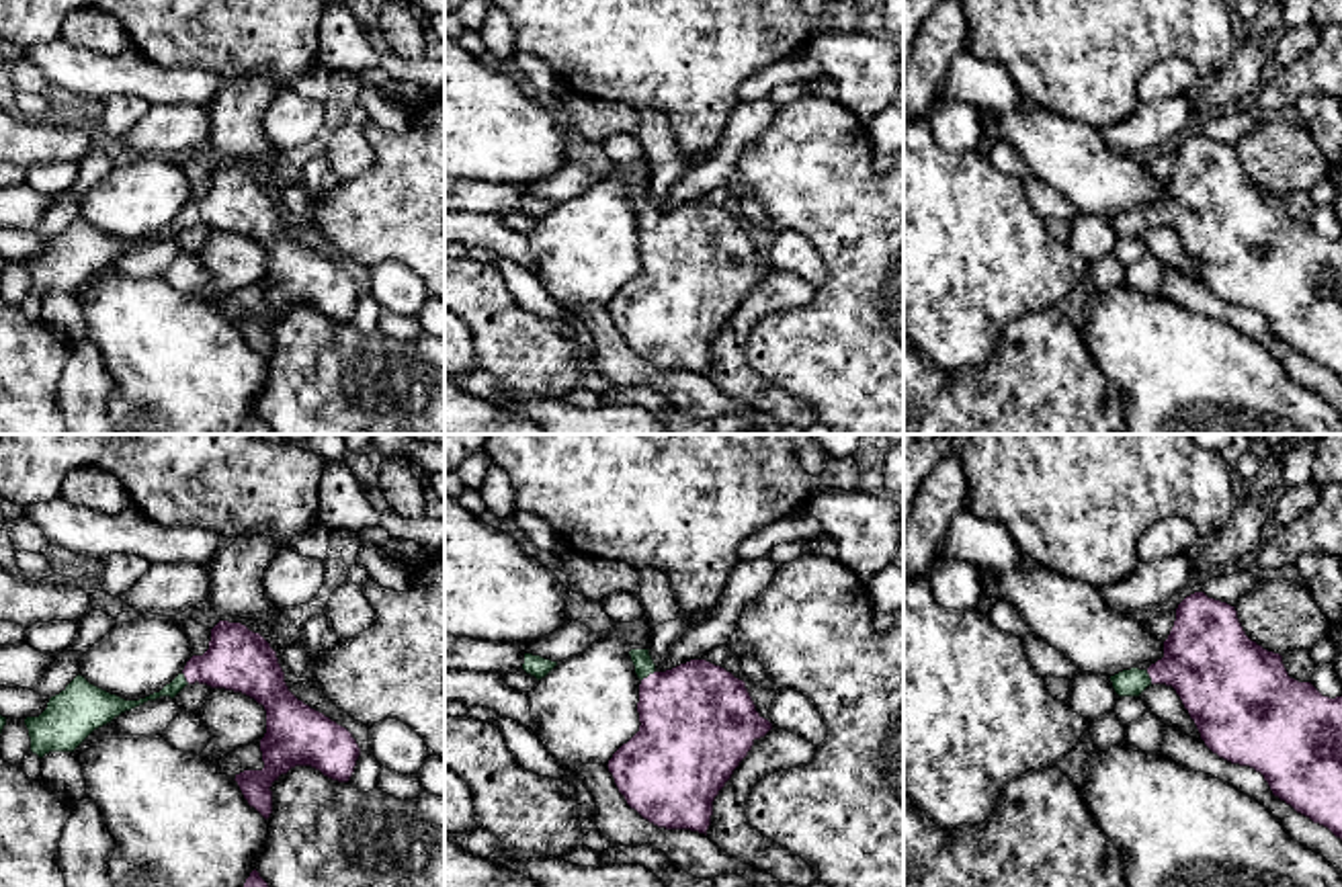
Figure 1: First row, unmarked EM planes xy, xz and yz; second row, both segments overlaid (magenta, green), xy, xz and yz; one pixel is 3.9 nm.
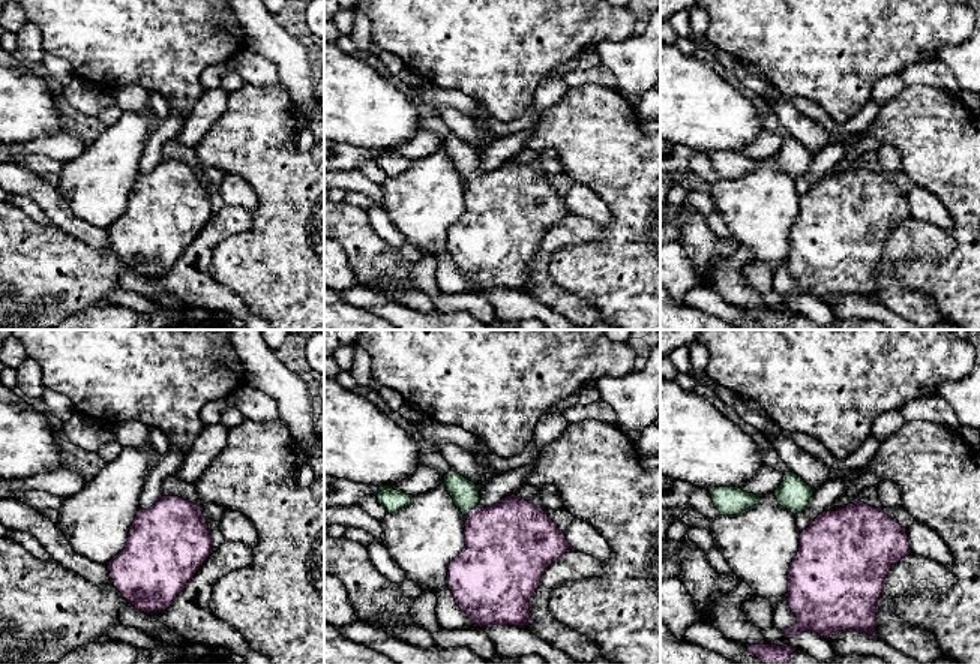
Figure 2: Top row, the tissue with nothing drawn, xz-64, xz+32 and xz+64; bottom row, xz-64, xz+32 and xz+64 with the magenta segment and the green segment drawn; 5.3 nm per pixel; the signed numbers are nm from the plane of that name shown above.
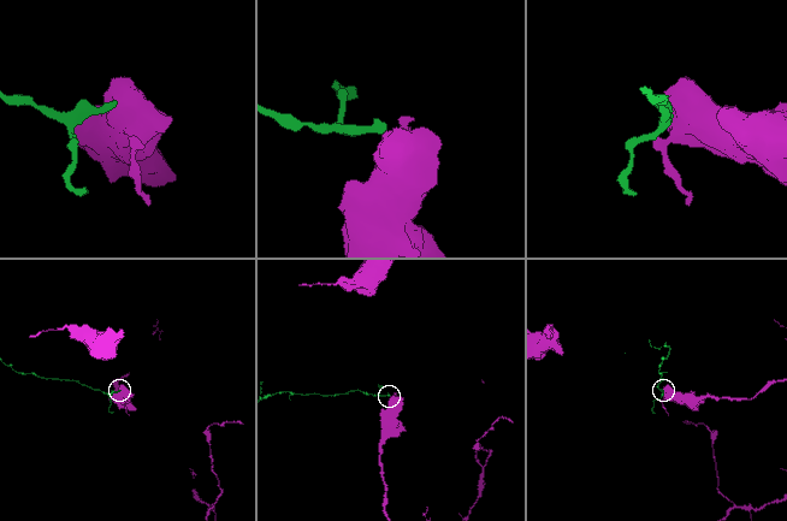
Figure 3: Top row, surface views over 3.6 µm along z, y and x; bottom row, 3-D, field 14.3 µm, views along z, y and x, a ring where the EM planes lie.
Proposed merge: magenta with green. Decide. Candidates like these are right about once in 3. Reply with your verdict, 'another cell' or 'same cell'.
same cell

